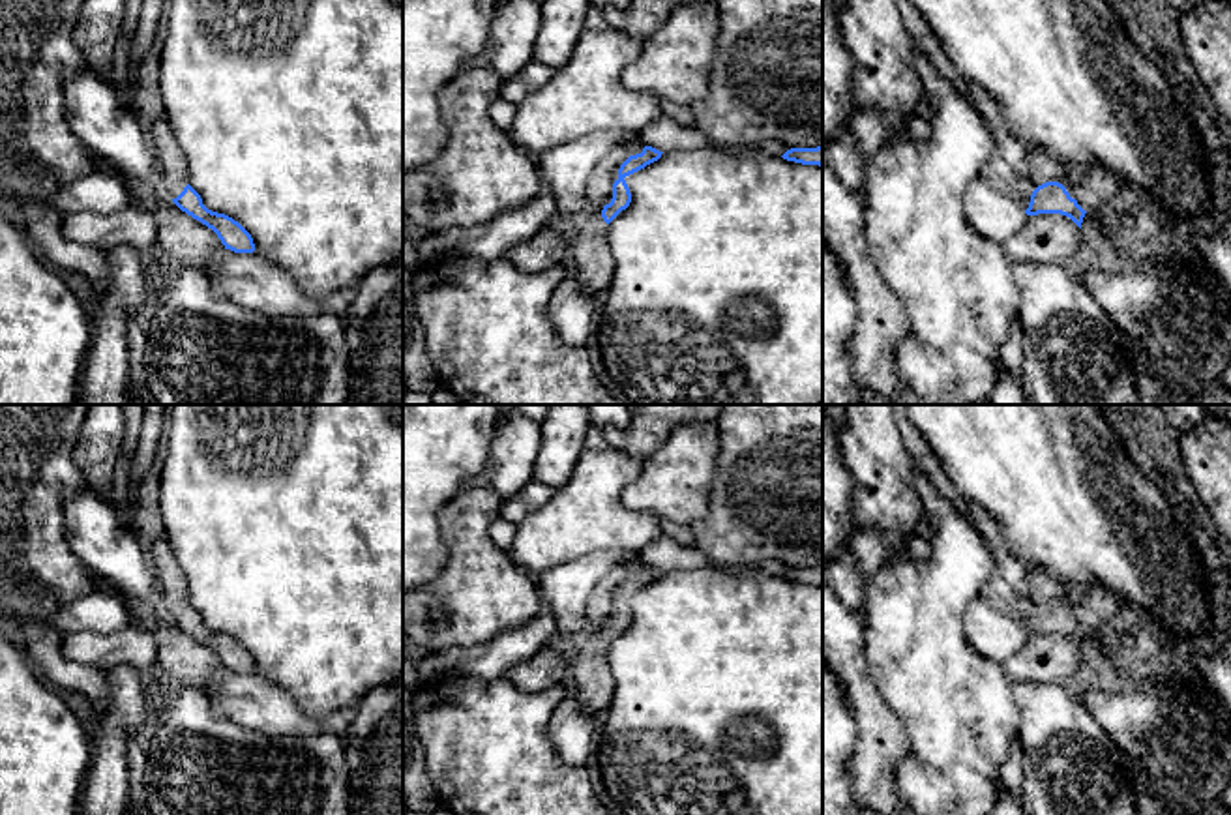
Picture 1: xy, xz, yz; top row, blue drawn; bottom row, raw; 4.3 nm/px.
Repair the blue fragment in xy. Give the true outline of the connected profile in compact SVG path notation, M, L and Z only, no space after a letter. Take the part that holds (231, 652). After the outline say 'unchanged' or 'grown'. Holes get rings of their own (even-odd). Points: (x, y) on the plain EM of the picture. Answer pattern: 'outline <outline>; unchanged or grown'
outline M165 536L146 545L150 564L157 577L156 609L172 620L182 631L212 648L225 669L234 673L253 673L251 654L232 637L208 630L200 615L189 605L189 585L178 558Z; grown

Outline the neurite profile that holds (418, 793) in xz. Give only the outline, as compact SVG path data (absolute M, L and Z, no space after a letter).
M403 686L403 804L407 811L431 815L442 804L423 768L423 749L416 731L412 697L414 691Z

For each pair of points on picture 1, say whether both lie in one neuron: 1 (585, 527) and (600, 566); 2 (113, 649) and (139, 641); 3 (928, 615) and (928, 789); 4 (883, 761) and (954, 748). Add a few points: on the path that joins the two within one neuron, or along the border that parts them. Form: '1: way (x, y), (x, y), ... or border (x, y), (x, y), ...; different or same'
1: border (637, 551), (591, 551), (553, 568); different
2: way (118, 649), (133, 645); same
3: way (928, 658), (928, 675), (934, 682), (934, 746); same
4: border (892, 714), (907, 742), (896, 769), (898, 795); different

